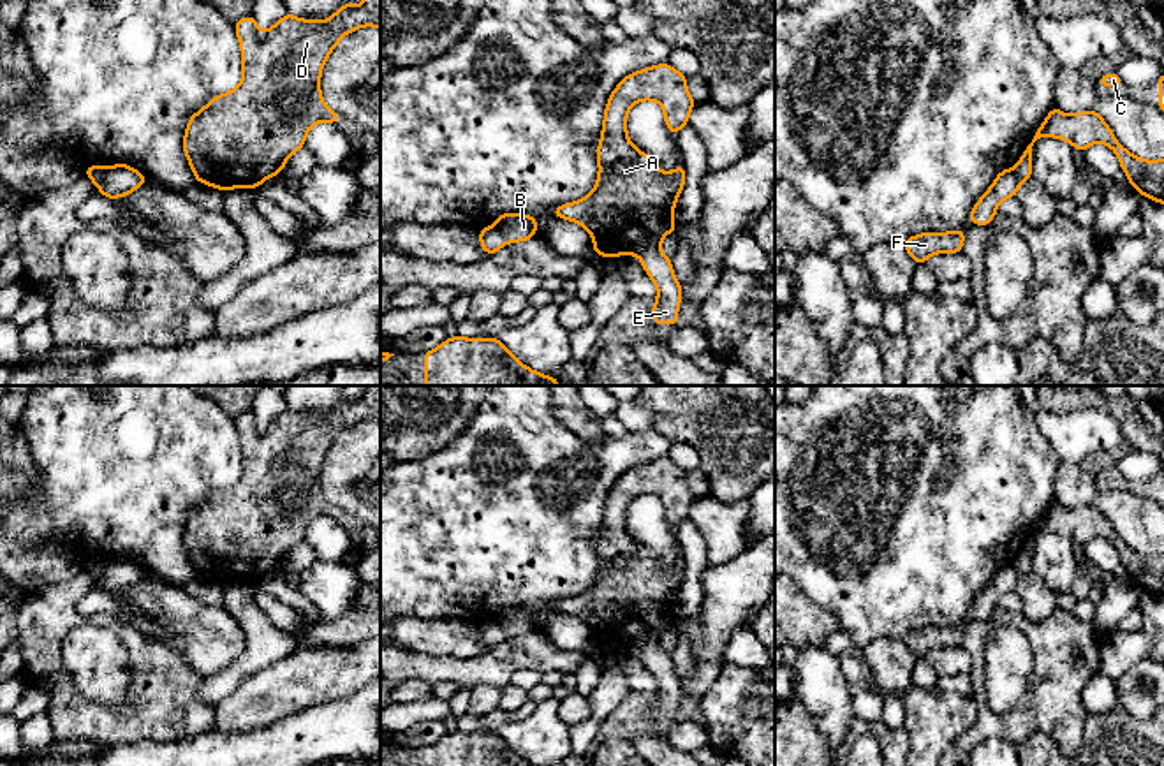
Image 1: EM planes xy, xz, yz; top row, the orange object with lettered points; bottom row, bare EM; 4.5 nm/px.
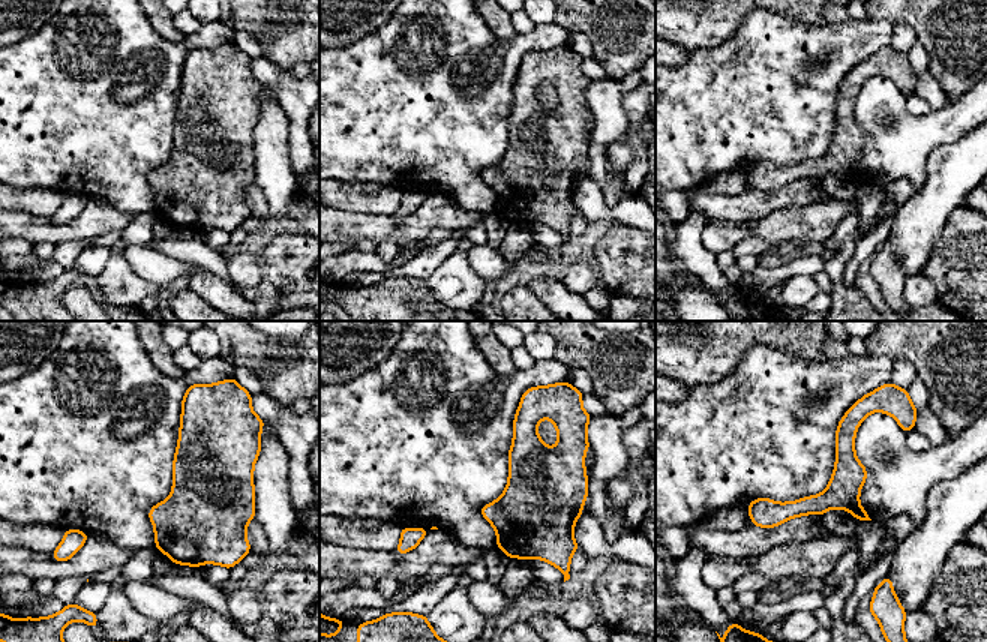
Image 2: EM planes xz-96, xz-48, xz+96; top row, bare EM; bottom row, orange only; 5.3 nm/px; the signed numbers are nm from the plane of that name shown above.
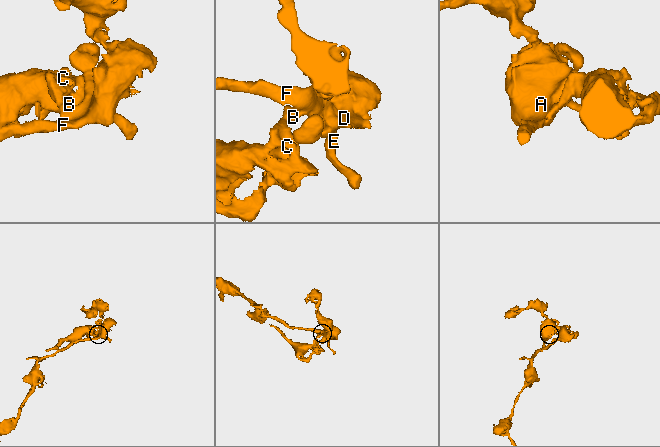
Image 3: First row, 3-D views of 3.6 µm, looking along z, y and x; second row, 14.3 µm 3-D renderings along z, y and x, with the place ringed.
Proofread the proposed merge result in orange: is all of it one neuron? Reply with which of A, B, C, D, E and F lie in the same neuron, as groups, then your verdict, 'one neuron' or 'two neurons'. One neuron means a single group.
A B D E F / C | two neurons

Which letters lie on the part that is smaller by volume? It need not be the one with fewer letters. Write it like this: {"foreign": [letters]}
{"foreign": ["C"]}

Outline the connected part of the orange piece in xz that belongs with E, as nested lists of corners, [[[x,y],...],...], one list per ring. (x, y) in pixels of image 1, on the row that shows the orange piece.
[[[667,62],[653,65],[623,77],[609,95],[604,111],[600,143],[597,146],[599,176],[593,190],[576,203],[567,203],[551,215],[572,220],[585,227],[593,238],[593,254],[604,257],[637,255],[643,269],[657,285],[655,306],[650,317],[655,324],[678,324],[681,285],[673,273],[671,259],[660,250],[666,234],[678,231],[673,222],[674,204],[685,185],[685,166],[664,174],[646,153],[637,150],[627,136],[627,113],[639,100],[655,100],[664,109],[666,127],[673,136],[689,125],[689,114],[696,100],[687,92],[687,77]]]

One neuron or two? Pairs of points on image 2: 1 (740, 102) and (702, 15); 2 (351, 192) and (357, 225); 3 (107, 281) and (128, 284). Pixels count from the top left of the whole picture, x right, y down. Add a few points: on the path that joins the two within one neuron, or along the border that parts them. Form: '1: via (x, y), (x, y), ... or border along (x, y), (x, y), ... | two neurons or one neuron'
1: border along (741, 23), (720, 44), (698, 47), (690, 51) | two neurons
2: border along (335, 207), (389, 216) | two neurons
3: via (111, 281), (123, 282) | one neuron

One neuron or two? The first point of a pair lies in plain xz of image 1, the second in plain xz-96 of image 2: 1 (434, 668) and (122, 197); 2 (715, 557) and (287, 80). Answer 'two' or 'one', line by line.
1: two
2: two

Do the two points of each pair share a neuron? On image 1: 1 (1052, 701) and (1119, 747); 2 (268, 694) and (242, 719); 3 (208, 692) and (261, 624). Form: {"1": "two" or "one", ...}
{"1": "two", "2": "one", "3": "one"}

